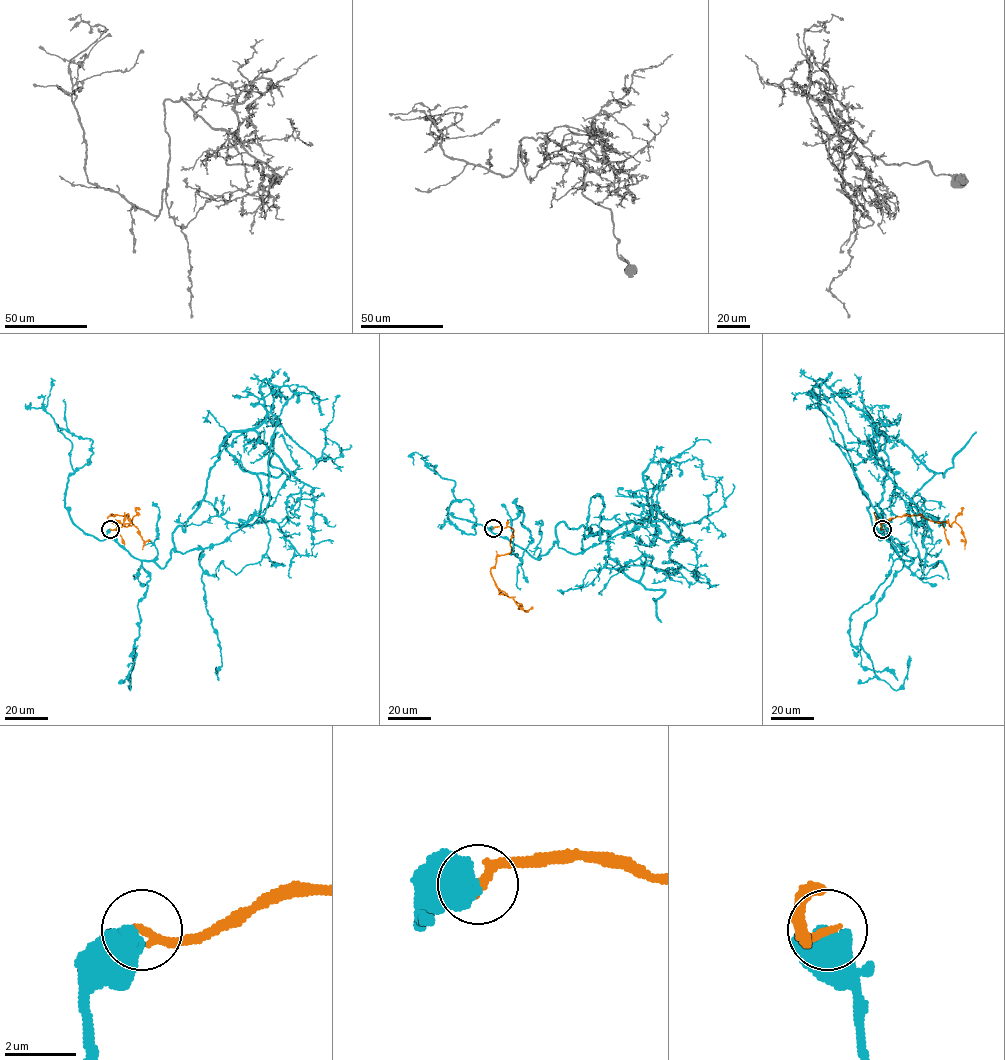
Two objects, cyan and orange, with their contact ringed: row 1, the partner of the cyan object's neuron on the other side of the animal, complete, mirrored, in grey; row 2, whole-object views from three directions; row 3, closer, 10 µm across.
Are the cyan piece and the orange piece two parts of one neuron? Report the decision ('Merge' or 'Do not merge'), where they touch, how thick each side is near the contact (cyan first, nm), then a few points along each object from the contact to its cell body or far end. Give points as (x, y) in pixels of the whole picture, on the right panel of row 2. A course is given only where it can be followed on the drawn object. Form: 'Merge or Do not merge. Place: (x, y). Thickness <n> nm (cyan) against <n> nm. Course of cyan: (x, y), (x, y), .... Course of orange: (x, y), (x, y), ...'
Do not merge. Place: (882, 529). Thickness 800 nm (cyan) against 280 nm. Course of cyan: (882, 529), (909, 568), (876, 527), (893, 436), (934, 473), (911, 535), (922, 572), (941, 562), (948, 580). Course of orange: (882, 529), (880, 524), (904, 514), (919, 514), (951, 526), (955, 522), (966, 541), (964, 549)

